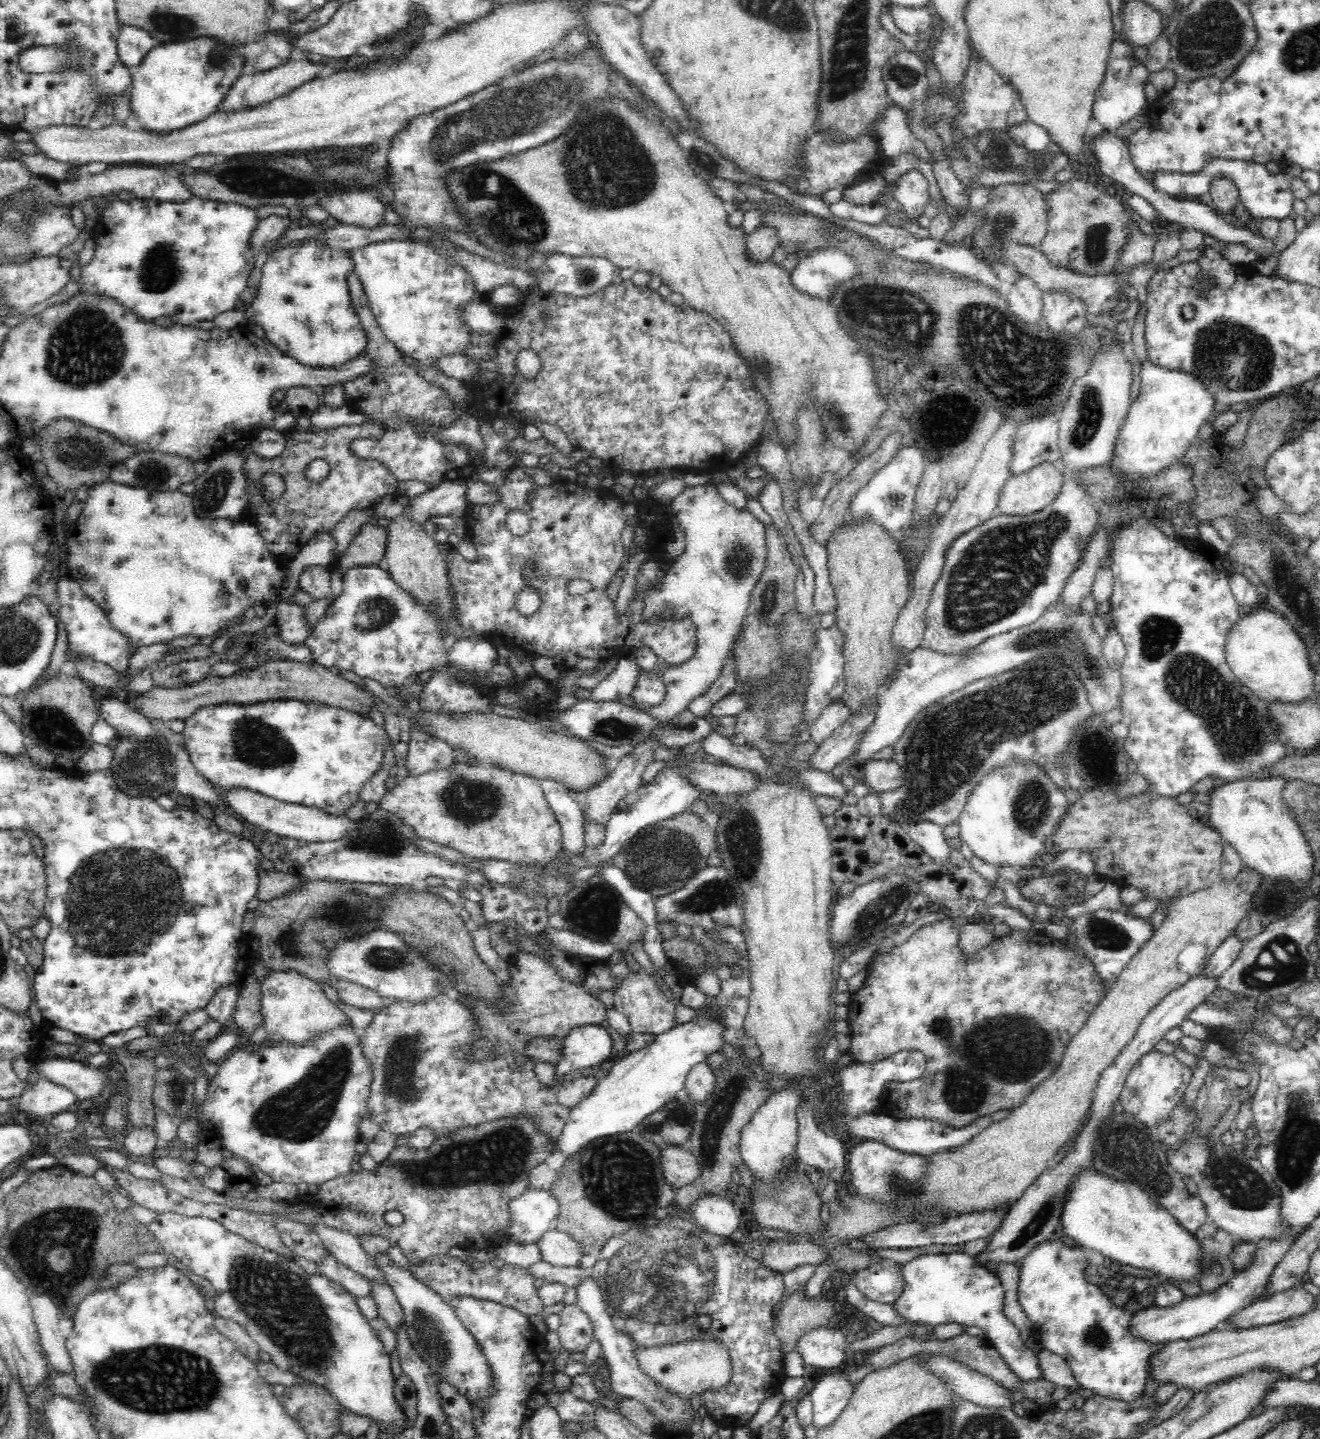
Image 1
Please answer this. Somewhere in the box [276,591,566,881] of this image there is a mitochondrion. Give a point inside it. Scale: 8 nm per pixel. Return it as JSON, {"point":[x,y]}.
{"point":[471,802]}

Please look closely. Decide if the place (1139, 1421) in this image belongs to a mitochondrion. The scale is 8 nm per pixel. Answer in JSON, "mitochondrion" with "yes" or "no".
{"mitochondrion":"no"}

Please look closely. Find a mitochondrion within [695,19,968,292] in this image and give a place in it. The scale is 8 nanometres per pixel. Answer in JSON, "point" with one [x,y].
{"point":[907,78]}

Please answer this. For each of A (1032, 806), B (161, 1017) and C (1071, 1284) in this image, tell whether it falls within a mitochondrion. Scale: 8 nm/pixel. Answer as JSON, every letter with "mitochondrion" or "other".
{"A":"mitochondrion","B":"other","C":"other"}

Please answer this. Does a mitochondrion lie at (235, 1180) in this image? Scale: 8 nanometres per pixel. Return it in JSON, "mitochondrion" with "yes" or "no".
{"mitochondrion":"no"}

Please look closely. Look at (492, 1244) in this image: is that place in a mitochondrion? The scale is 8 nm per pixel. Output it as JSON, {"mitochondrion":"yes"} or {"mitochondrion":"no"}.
{"mitochondrion":"no"}

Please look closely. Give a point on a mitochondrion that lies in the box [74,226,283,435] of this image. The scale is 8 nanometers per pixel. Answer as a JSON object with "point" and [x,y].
{"point":[160,269]}

